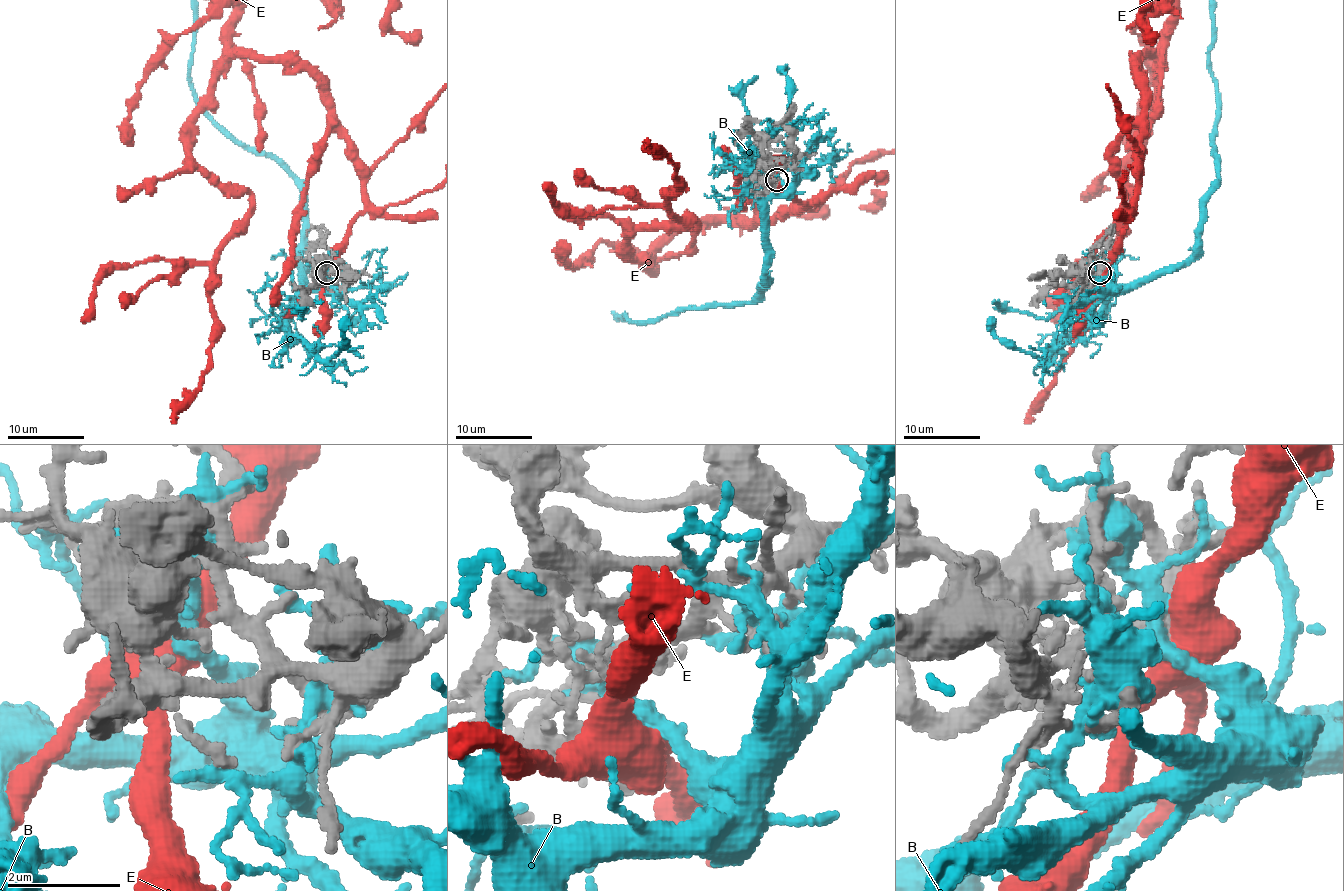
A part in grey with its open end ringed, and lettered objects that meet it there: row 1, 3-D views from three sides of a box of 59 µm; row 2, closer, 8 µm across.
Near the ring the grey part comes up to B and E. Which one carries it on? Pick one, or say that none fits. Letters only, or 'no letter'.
no letter

